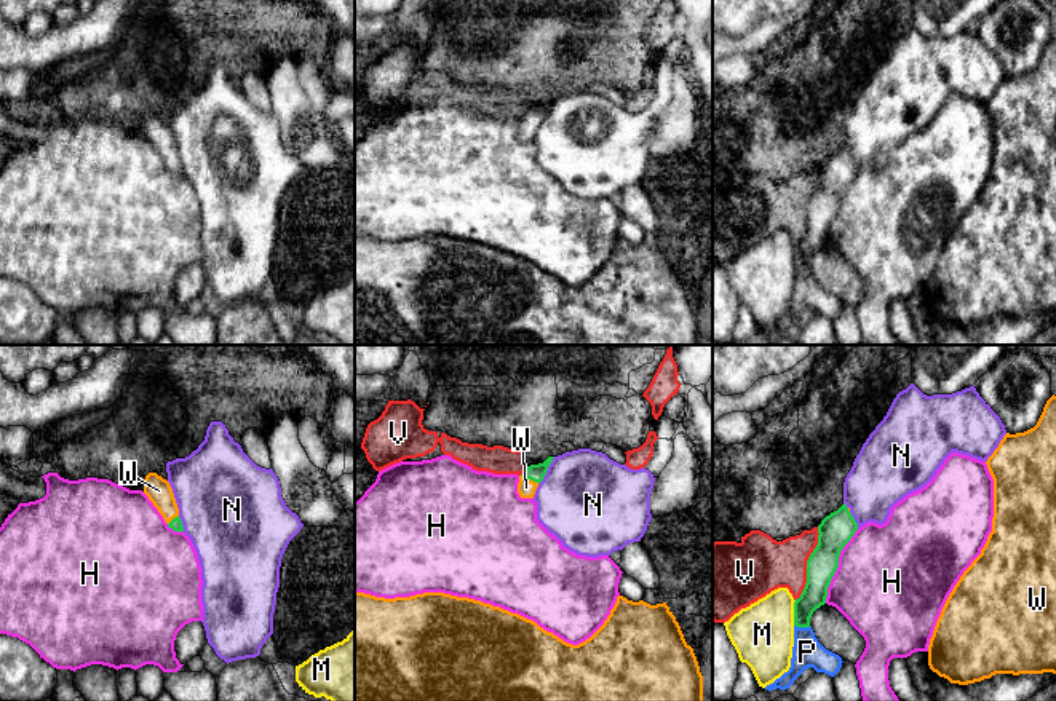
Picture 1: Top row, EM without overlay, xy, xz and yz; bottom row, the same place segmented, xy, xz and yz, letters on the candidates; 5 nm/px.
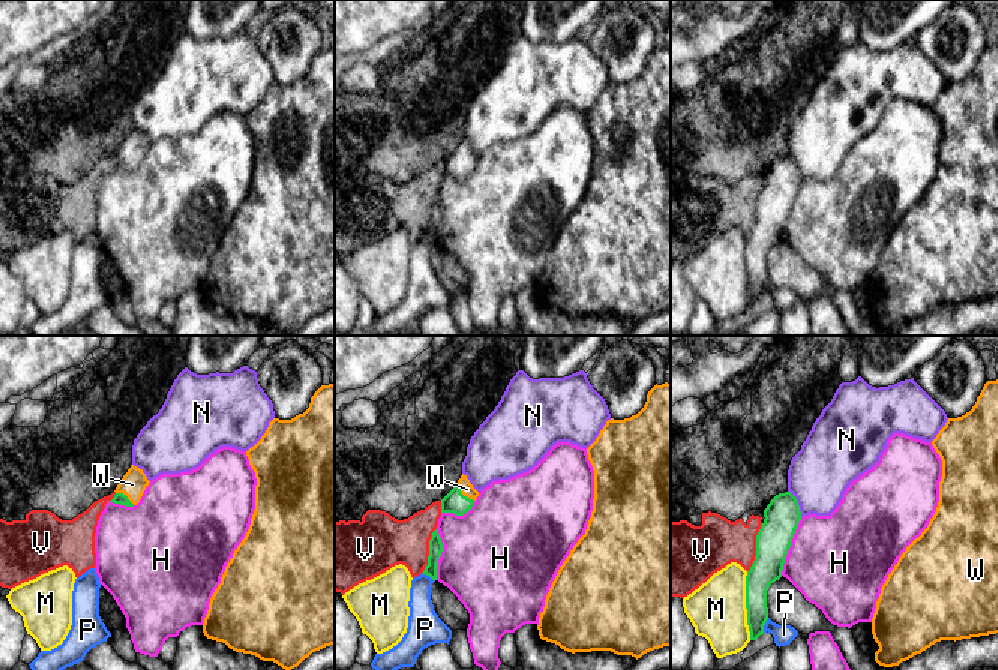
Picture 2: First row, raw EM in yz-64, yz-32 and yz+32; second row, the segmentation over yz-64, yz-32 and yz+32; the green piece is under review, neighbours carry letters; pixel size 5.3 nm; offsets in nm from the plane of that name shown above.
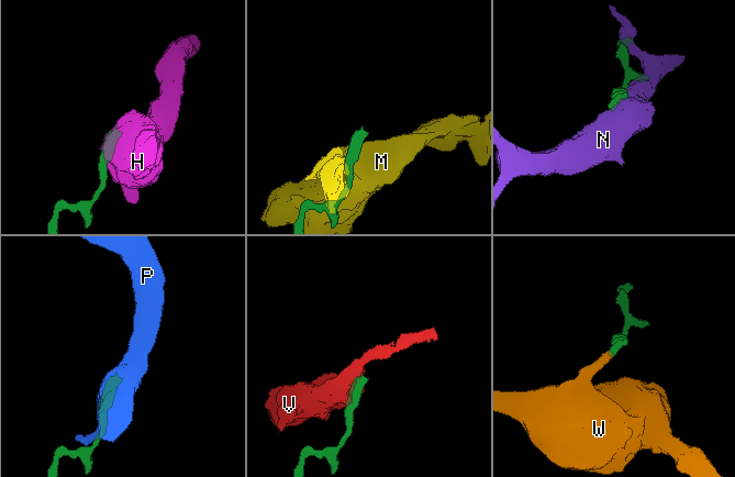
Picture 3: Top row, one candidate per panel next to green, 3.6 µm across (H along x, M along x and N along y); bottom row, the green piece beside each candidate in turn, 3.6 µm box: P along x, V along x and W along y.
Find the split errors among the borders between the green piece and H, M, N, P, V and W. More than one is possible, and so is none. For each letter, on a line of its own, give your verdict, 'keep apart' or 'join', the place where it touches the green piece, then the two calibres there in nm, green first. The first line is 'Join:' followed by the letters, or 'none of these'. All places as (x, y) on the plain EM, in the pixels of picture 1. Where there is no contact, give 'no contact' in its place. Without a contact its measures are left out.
Join: W
H: keep apart; contact yz (837, 208); calibres 170 and 500 nm
M: keep apart; contact yz (794, 256); calibres 140 and 320 nm
N: keep apart; contact xz (547, 112); calibres 90 and 480 nm
P: keep apart; contact yz (802, 269); calibres 120 and 160 nm
V: keep apart; contact yz (807, 206); calibres 170 and 300 nm
W: join; contact xz (531, 122); calibres 90 and 90 nm

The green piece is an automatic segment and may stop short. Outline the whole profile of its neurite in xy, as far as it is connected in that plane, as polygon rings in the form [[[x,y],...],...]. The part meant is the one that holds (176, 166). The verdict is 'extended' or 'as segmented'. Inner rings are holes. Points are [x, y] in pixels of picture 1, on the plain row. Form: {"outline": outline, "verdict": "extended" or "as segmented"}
{"outline": [[[149,115],[144,121],[144,136],[163,158],[169,171],[174,174],[184,174],[184,168],[179,160],[179,150],[173,131],[166,121],[157,115]]], "verdict": "extended"}

